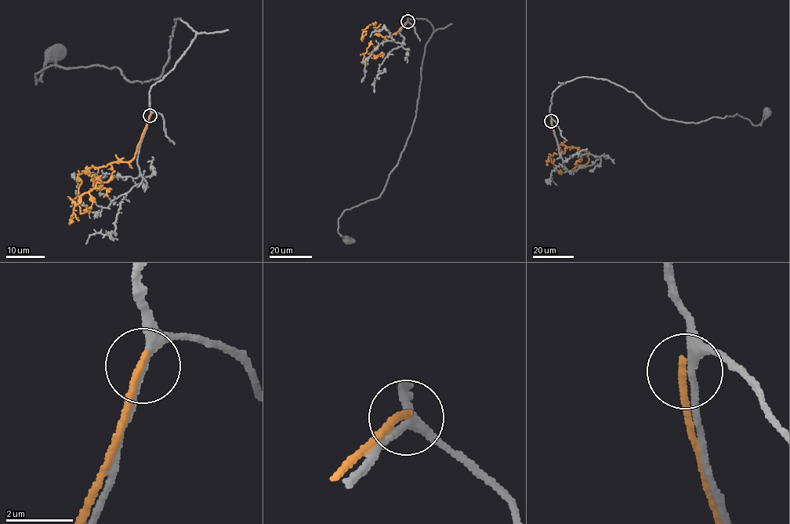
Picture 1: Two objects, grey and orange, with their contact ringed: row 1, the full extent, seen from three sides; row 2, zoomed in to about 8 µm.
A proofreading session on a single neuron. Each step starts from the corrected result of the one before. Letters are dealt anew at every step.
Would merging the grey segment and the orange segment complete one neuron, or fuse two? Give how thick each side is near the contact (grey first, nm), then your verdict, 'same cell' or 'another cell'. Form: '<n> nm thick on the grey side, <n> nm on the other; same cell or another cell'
200 nm thick on the grey side, 240 nm on the other; another cell

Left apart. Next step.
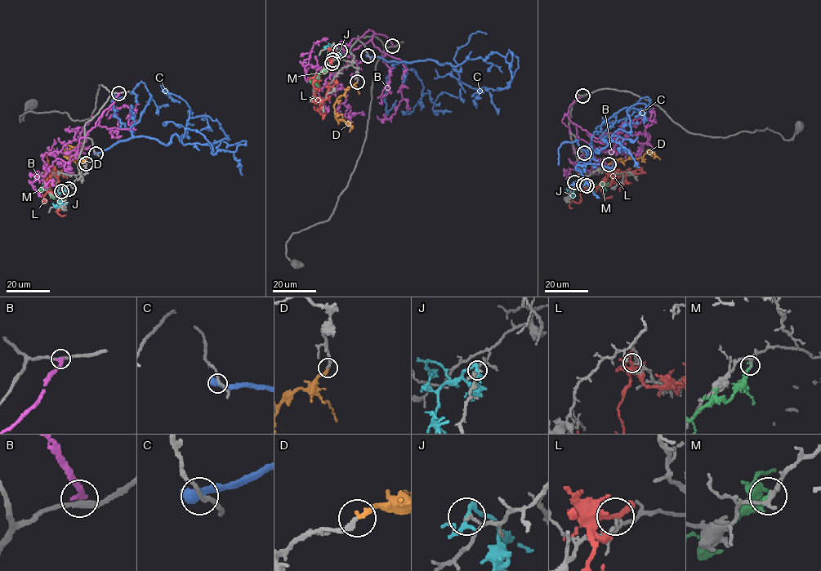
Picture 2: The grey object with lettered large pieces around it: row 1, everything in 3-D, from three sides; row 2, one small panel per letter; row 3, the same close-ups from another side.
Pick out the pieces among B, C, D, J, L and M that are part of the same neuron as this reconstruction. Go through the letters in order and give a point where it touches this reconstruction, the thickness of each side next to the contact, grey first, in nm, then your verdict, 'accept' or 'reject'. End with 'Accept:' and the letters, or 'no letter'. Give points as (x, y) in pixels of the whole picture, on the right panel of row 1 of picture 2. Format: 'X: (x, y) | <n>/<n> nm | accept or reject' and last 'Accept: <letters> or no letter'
B: (582, 95) | 240/320 nm | reject
C: (584, 153) | 180/650 nm | reject
D: (609, 164) | 220/260 nm | accept
J: (574, 182) | 120/220 nm | reject
L: (583, 185) | 150/200 nm | reject
M: (586, 185) | 160/240 nm | reject
Accept: D

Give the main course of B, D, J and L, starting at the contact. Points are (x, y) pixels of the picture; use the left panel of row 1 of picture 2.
B: (118, 93), (86, 140), (62, 153), (75, 132), (65, 130), (77, 131), (91, 114)
D: (86, 162), (75, 158), (69, 161), (64, 156), (66, 144), (78, 146), (82, 148), (79, 151)
J: (69, 189), (61, 191), (60, 204), (54, 205), (55, 207)
L: (62, 190), (60, 195), (47, 190), (47, 180), (45, 179), (51, 172), (46, 153)

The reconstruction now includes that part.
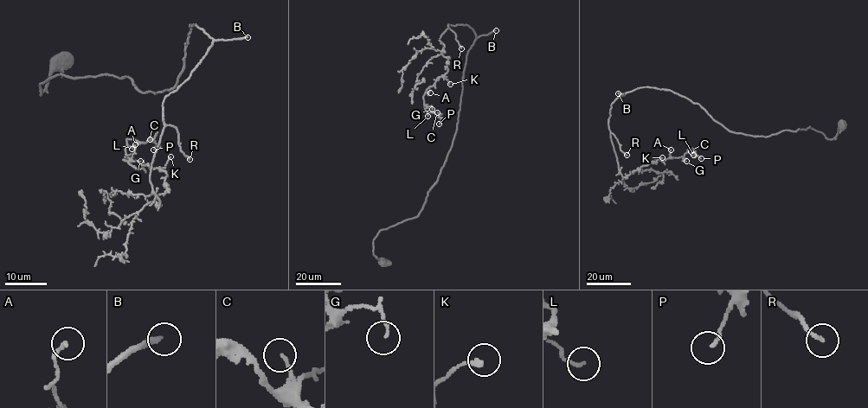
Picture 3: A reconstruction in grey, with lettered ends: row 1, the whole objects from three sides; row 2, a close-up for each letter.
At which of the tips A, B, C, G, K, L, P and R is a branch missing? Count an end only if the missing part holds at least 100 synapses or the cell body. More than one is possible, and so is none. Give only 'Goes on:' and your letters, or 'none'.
Goes on: B, R

